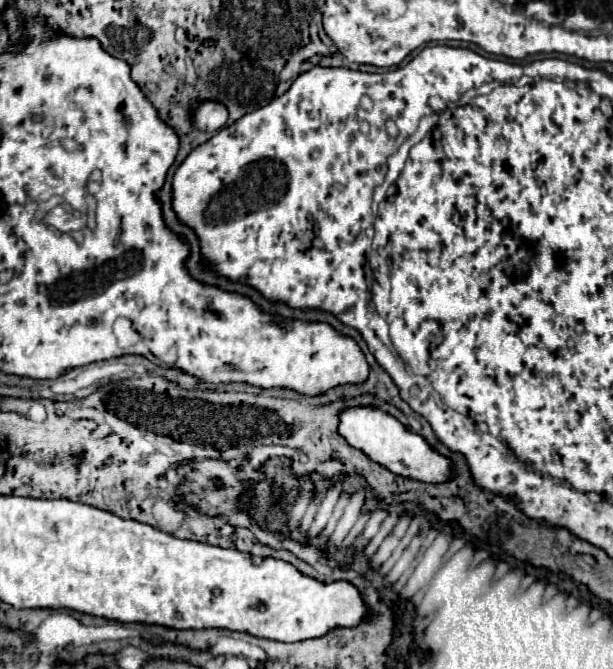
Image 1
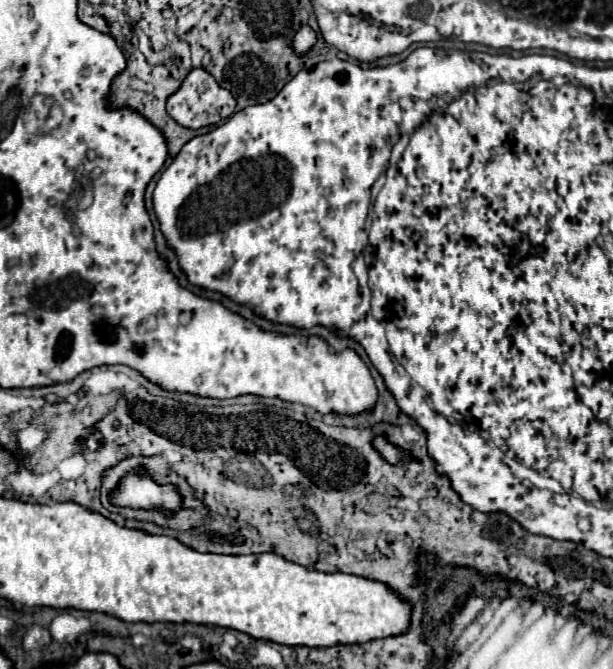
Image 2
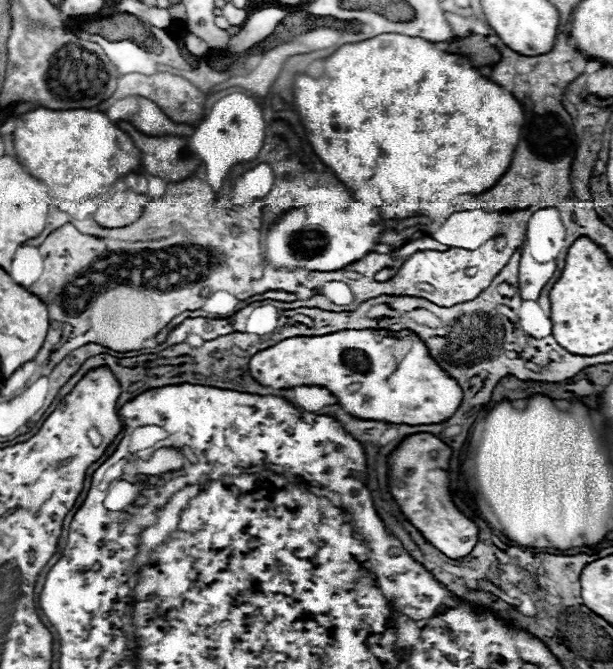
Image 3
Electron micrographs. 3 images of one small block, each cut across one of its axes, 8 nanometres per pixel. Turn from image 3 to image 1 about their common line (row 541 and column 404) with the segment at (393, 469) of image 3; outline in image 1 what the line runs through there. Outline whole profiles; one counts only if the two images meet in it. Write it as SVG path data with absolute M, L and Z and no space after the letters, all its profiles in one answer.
M354 406L342 410L338 414L338 420L340 420L338 424L340 436L344 436L344 440L350 446L362 450L370 460L382 464L390 472L420 482L432 482L432 484L442 484L452 480L454 476L452 460L436 452L420 434L410 432L400 420L396 420L388 412L382 412L374 406Z

